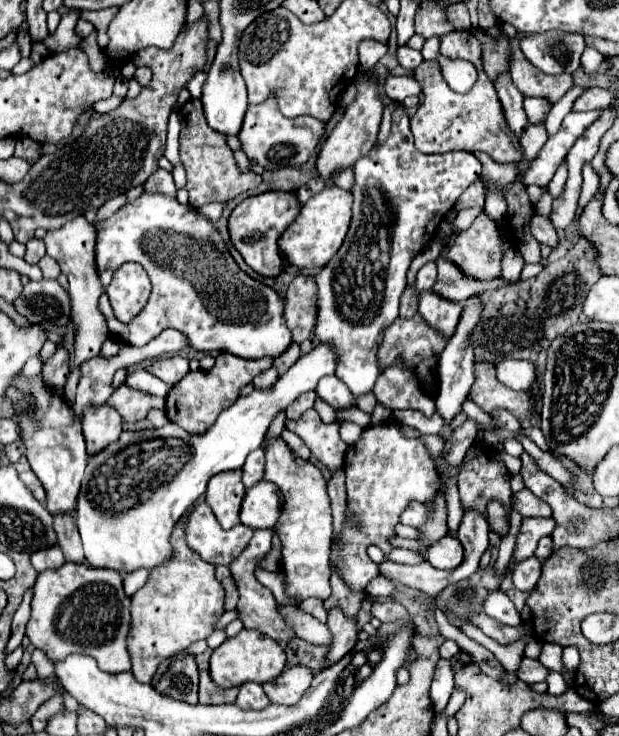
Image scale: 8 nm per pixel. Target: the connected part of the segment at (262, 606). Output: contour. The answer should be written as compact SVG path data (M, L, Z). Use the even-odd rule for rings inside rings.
M256 530L254 532L254 538L246 546L246 550L230 564L230 572L232 572L232 578L236 582L238 594L240 594L240 600L238 600L236 610L238 610L238 618L244 622L244 628L258 630L258 632L262 632L262 634L266 634L266 636L270 636L274 640L292 640L296 634L294 634L292 626L286 624L284 616L278 612L278 602L276 602L274 594L268 588L264 588L256 580L256 576L254 576L254 572L258 568L258 562L270 552L270 542L272 542L270 530Z

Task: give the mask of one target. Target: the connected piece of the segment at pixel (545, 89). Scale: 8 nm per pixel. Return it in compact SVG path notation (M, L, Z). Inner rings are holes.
M518 38L512 40L514 44L514 60L510 60L510 76L516 88L522 88L524 96L540 96L548 98L550 102L558 102L572 86L574 80L570 74L546 76L538 72L522 52L518 52Z

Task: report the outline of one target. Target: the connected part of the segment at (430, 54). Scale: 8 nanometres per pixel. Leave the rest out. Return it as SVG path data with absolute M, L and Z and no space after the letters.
M432 36L426 40L426 44L422 48L422 56L424 56L424 60L440 58L440 38L438 36Z

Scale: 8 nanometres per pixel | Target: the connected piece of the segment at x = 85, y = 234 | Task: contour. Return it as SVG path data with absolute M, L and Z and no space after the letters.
M76 216L64 226L56 230L48 230L44 236L48 256L52 256L60 264L60 270L68 278L68 284L70 284L72 324L76 326L76 332L74 332L74 368L64 386L64 398L68 402L74 400L76 384L80 380L80 370L78 370L80 364L98 356L102 342L108 338L106 318L102 316L102 312L98 312L98 298L104 292L104 288L102 284L98 284L98 274L94 272L94 240L96 240L96 228L84 216Z

